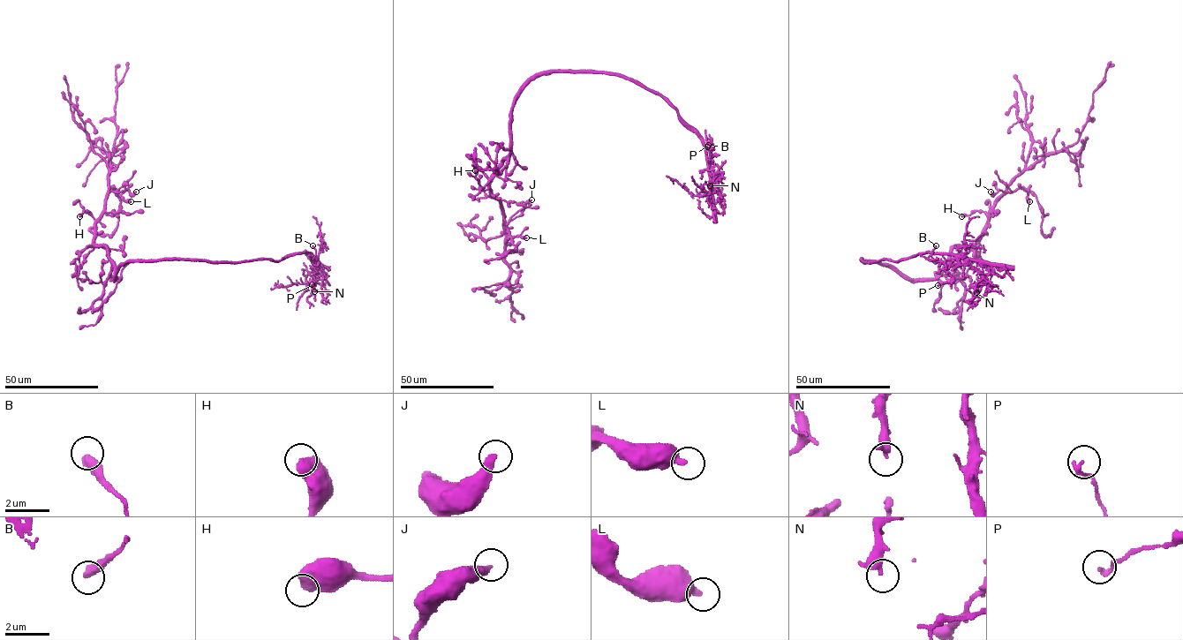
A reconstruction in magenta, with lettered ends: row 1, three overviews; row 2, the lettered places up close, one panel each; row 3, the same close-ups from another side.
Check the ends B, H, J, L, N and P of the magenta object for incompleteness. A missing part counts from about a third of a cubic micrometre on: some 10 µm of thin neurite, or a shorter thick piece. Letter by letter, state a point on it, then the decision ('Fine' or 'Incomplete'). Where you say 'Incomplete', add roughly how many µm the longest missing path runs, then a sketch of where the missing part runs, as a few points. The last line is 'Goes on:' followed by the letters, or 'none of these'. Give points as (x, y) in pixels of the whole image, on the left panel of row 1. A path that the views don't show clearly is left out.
B: Place: (312, 245). Fine
H: Place: (79, 216). Fine
J: Place: (136, 192). Incomplete. Missing length about 6 µm
L: Place: (131, 201). Fine
N: Place: (314, 291). Fine
P: Place: (312, 284). Fine
Goes on: J

